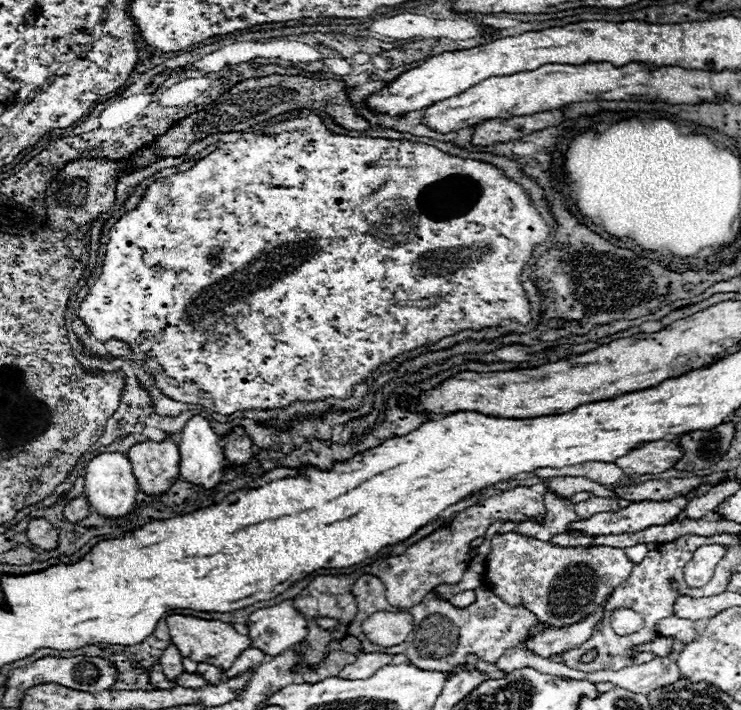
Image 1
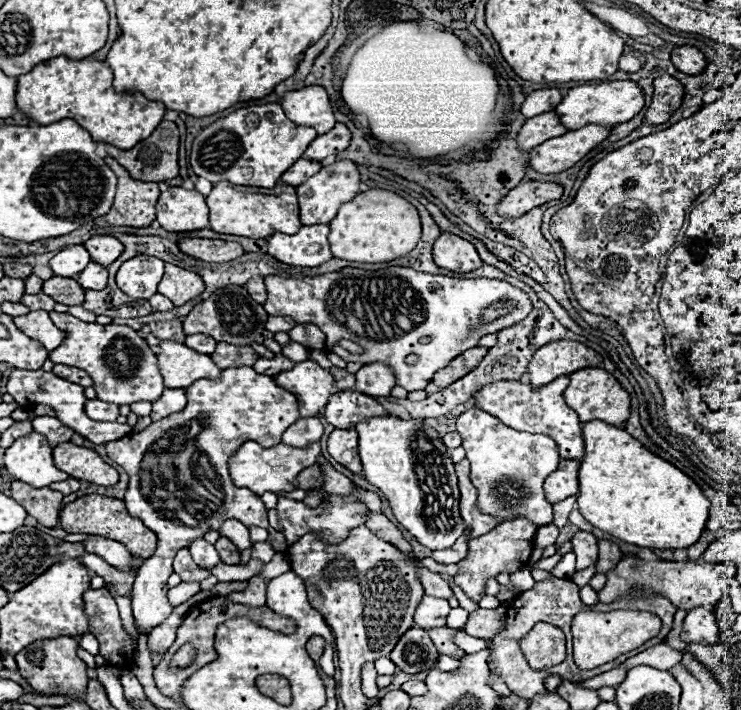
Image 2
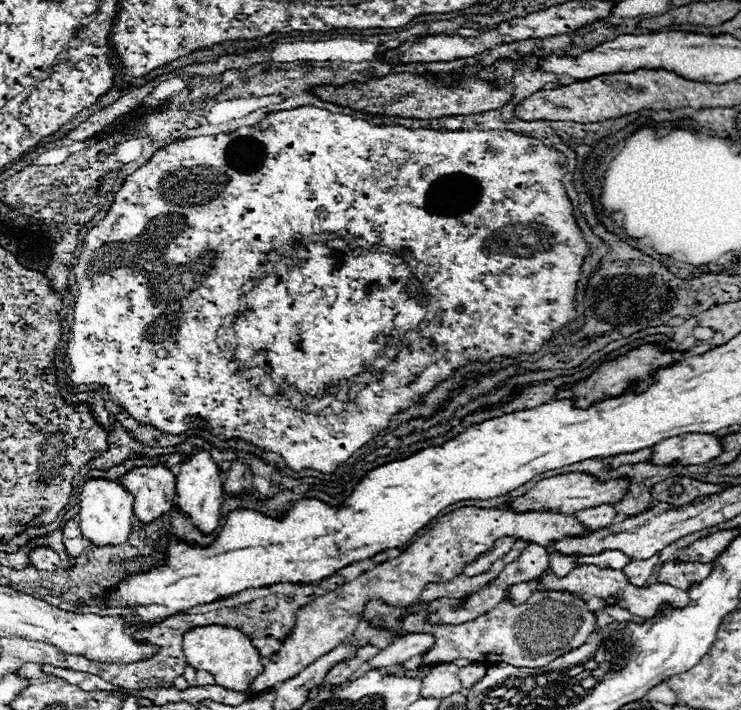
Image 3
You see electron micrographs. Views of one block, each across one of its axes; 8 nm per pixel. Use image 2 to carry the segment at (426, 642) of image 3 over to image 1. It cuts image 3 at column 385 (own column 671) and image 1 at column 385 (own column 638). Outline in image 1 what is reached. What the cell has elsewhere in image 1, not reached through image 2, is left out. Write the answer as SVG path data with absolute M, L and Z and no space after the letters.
M360 652L354 664L348 664L342 668L342 672L338 674L340 678L368 678L372 676L378 668L392 664L392 654L384 654L384 652Z

